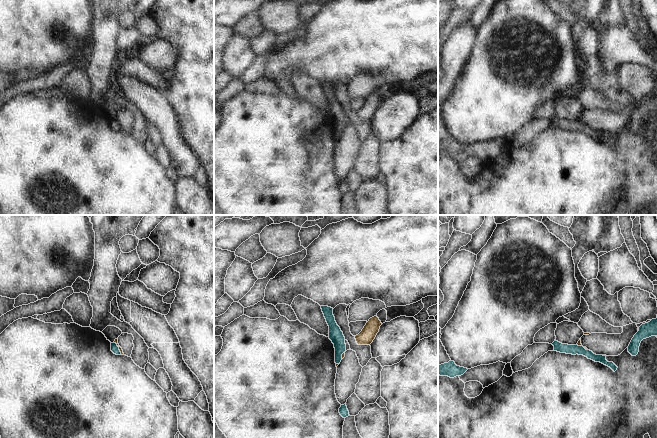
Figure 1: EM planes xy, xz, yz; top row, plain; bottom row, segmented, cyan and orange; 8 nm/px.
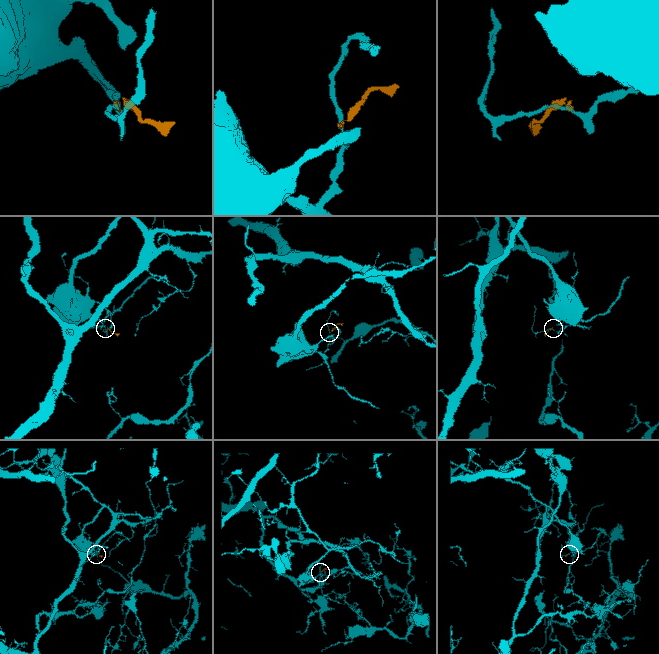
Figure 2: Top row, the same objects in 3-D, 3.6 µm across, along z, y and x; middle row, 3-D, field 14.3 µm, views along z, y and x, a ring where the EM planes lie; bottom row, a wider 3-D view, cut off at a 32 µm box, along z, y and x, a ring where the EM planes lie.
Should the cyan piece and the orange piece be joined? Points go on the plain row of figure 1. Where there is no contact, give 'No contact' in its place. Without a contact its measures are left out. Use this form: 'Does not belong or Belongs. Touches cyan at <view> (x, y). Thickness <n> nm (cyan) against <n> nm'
Does not belong. Touches cyan at xy (118, 124). Thickness 60 nm (cyan) against 30 nm

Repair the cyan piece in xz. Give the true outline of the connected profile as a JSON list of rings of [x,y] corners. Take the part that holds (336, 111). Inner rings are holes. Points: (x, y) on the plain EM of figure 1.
[[[321,82],[321,85],[329,102],[329,115],[334,120],[335,139],[339,140],[342,136],[342,130],[346,128],[345,113],[335,97],[333,84],[328,82]]]

